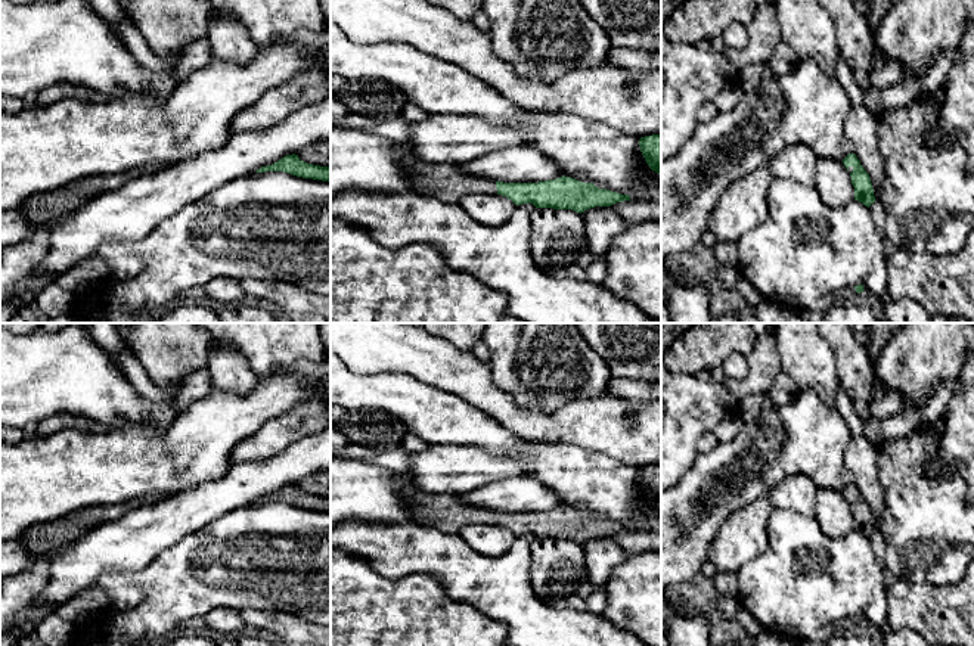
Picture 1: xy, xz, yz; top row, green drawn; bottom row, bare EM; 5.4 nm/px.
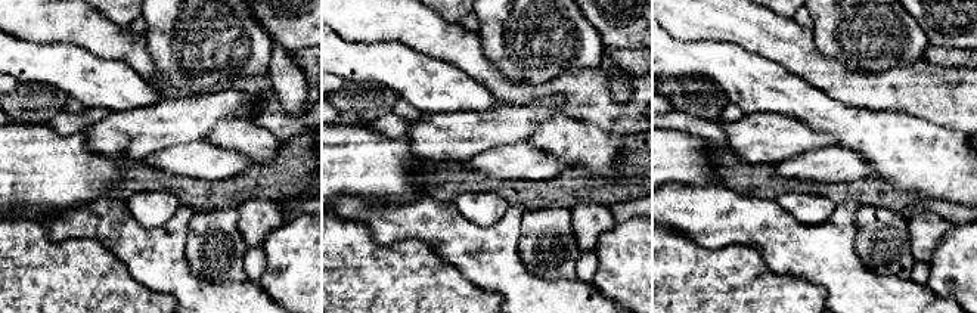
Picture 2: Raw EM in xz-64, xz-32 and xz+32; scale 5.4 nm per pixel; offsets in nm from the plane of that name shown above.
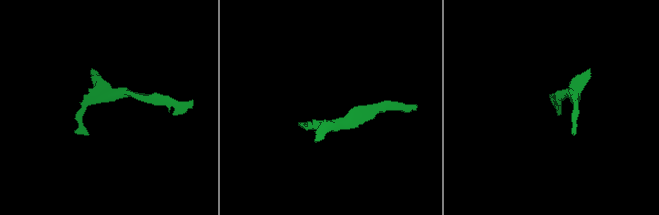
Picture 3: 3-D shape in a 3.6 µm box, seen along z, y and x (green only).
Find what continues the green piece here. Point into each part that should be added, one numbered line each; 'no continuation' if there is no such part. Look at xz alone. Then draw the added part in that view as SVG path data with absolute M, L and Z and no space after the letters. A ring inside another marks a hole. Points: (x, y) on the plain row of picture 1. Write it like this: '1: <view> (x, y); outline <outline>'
1: xz (444, 512); outline M418 488L404 491L416 525L457 534L465 525L497 525L496 512L468 506L456 494L426 494Z

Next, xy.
no continuation

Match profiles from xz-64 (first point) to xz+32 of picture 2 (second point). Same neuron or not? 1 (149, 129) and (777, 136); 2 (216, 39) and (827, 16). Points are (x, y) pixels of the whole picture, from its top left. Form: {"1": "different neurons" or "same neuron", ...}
{"1": "same neuron", "2": "same neuron"}

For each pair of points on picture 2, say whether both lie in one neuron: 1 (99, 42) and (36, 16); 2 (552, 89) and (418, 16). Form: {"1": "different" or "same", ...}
{"1": "same", "2": "same"}

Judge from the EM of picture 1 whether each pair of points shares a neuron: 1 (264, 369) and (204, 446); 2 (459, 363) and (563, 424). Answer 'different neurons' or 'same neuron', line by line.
1: different neurons
2: same neuron

